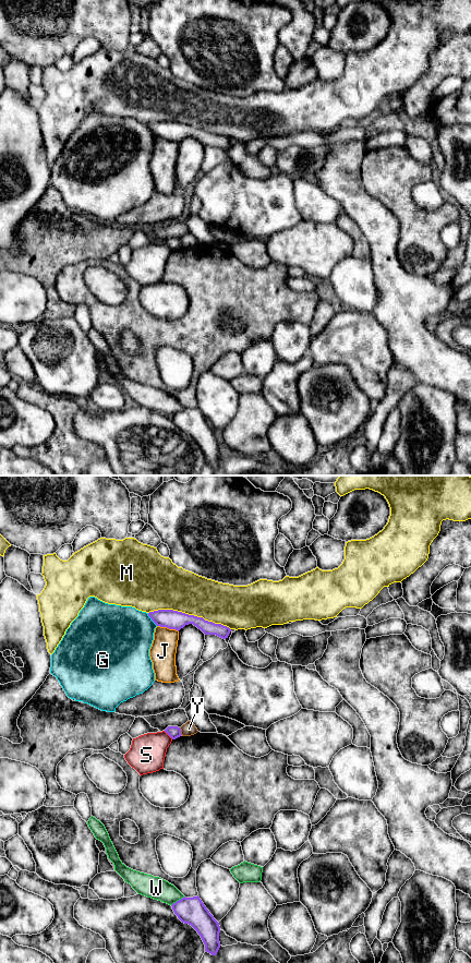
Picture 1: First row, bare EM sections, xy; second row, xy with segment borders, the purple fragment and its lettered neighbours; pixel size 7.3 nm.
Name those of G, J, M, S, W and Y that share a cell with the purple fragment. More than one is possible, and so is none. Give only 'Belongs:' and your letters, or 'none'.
Belongs: none

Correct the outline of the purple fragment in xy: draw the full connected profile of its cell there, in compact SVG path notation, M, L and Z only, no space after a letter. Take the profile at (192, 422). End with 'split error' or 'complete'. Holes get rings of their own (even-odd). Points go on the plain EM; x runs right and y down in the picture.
M184 408L171 418L182 434L191 436L197 443L205 456L205 462L216 467L220 459L220 437L200 408Z; complete

